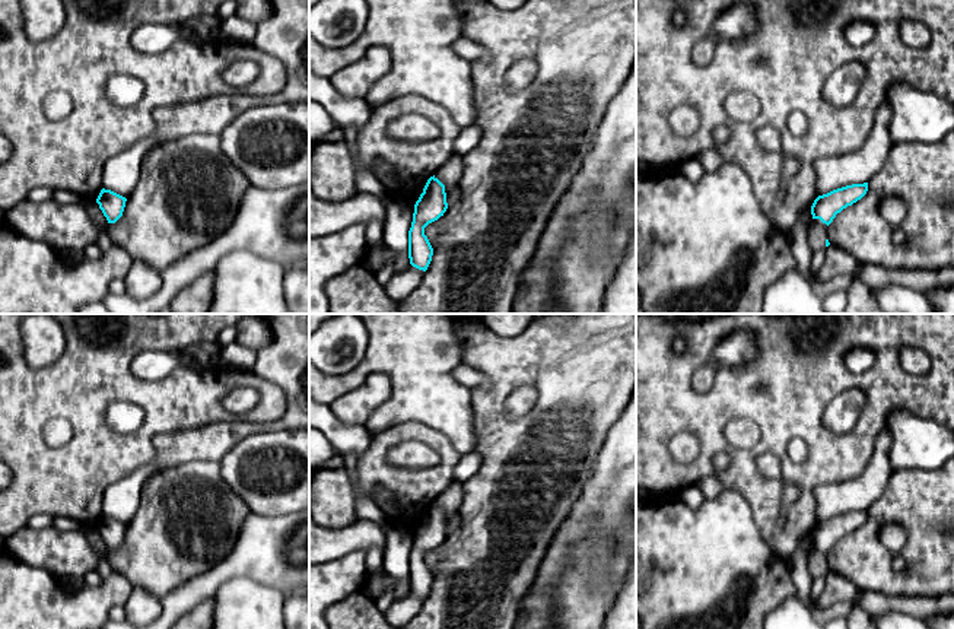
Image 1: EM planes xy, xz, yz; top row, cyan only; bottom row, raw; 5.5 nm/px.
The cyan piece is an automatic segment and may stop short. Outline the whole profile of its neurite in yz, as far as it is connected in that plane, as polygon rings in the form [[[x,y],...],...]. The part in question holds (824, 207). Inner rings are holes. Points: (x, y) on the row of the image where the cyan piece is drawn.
[[[868,182],[852,184],[818,196],[813,206],[813,222],[808,226],[808,247],[813,252],[830,245],[827,228],[837,213],[861,200],[868,191]]]

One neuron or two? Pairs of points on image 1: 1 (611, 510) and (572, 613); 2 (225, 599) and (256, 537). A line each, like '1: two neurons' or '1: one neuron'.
1: two neurons
2: two neurons

